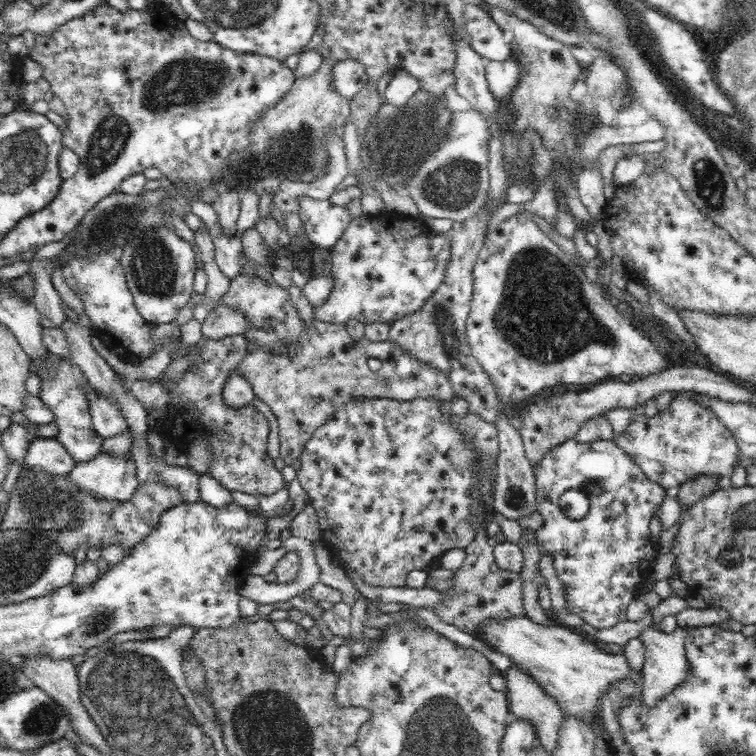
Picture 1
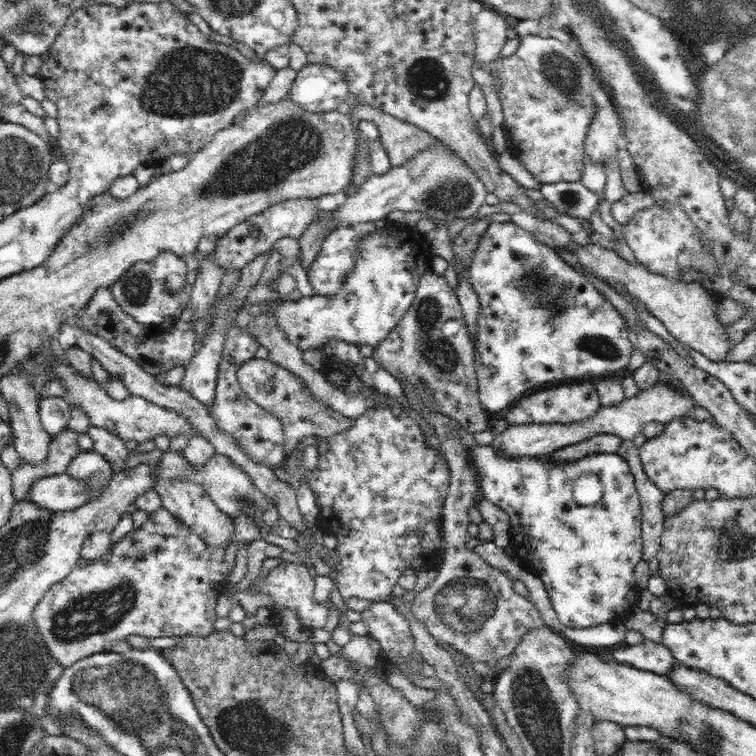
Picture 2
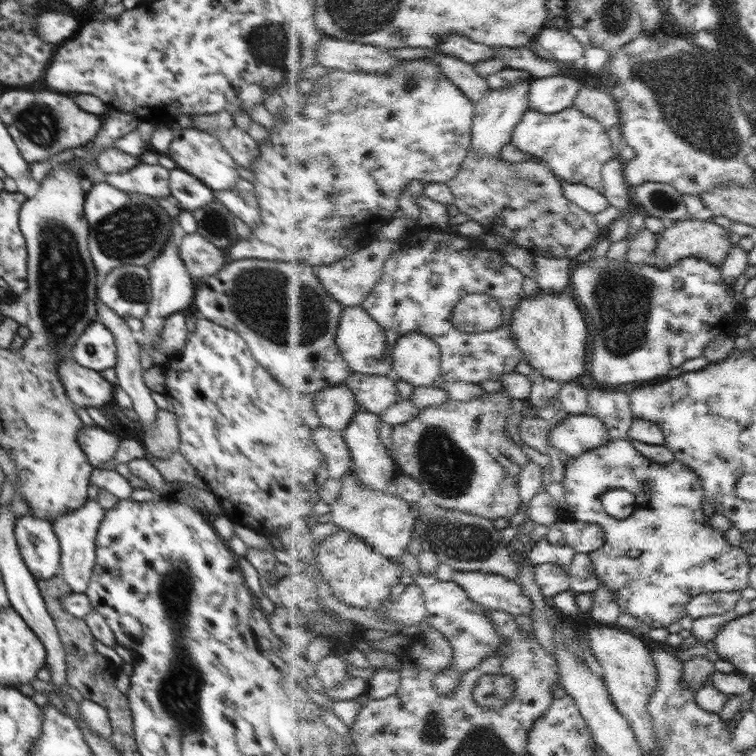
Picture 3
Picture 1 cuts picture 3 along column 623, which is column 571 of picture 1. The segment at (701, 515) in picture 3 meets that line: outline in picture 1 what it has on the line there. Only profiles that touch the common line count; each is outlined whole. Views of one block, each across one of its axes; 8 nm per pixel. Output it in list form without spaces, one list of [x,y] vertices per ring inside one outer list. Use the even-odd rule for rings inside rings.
[[[568,439],[546,456],[535,473],[538,487],[536,506],[545,521],[540,529],[539,542],[542,550],[548,550],[555,557],[558,575],[568,590],[568,610],[584,618],[586,625],[593,625],[598,629],[626,621],[627,608],[642,576],[639,568],[652,569],[659,555],[650,522],[669,496],[669,490],[650,480],[631,456],[611,439]],[[570,489],[587,490],[590,506],[581,520],[571,520],[560,510],[559,496]]]

